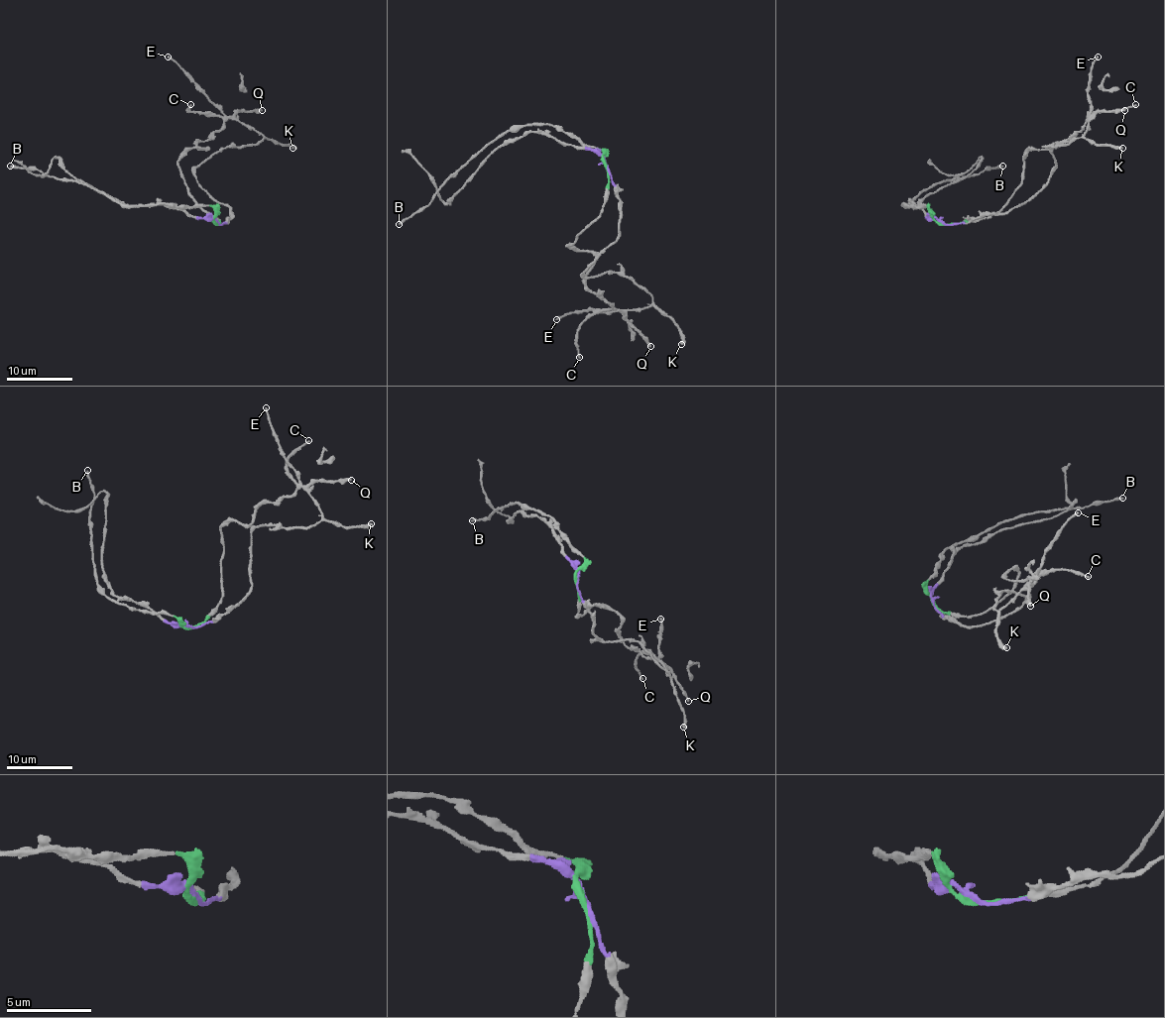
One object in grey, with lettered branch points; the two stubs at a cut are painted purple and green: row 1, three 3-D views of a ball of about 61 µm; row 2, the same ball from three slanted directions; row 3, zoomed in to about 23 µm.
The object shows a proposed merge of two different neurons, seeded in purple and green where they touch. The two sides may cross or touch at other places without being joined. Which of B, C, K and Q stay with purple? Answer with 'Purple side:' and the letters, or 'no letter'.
Purple side: K

